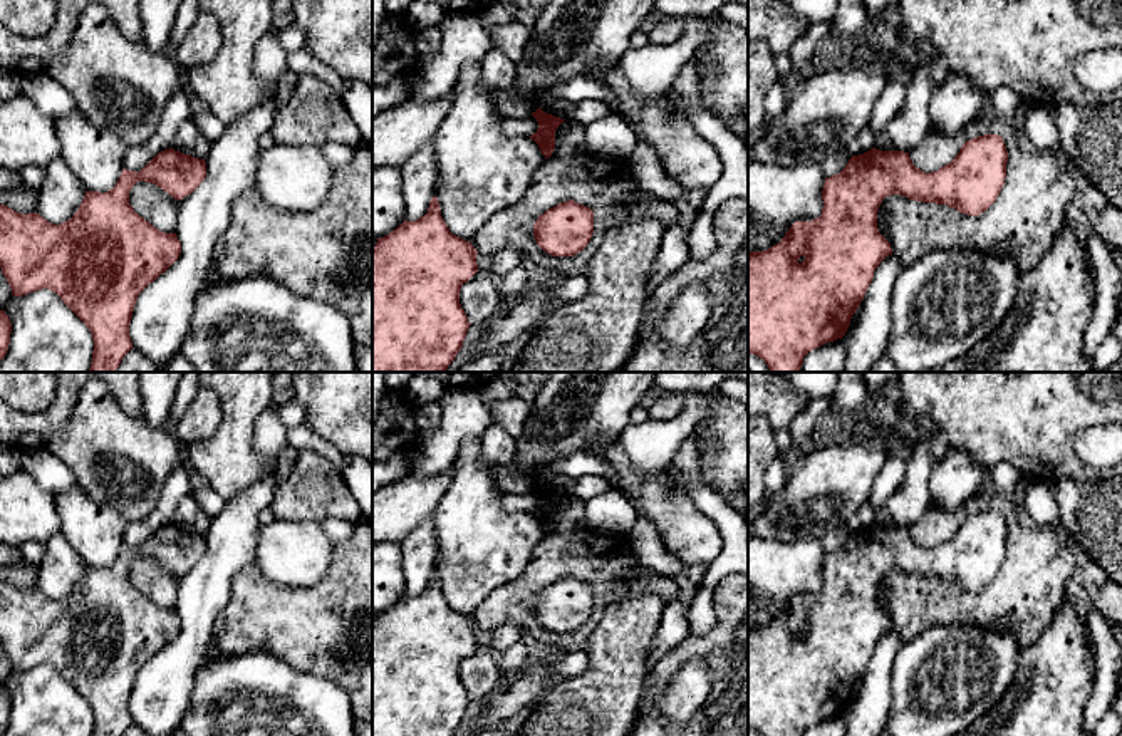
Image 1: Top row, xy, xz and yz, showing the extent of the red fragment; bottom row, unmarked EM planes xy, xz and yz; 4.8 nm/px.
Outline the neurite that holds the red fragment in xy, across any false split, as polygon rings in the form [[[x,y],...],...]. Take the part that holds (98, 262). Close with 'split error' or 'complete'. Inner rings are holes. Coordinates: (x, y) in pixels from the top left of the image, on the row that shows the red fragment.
[[[174,151],[158,153],[141,171],[122,173],[106,193],[86,191],[74,216],[60,225],[39,213],[17,213],[0,205],[0,268],[12,295],[49,288],[86,324],[94,350],[89,372],[116,372],[132,349],[129,324],[138,295],[164,273],[179,257],[176,233],[164,233],[139,216],[129,205],[129,191],[138,181],[159,186],[174,200],[191,194],[206,178],[205,159]]]; complete

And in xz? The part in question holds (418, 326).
[[[436,196],[431,198],[428,213],[416,221],[403,221],[389,235],[377,238],[372,248],[372,372],[444,372],[448,365],[455,360],[456,354],[463,347],[463,340],[470,329],[468,317],[460,303],[461,287],[478,272],[476,248],[471,241],[466,241],[449,231],[446,226],[439,201]]]; complete

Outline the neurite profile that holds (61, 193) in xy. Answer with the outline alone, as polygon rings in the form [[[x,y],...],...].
[[[59,156],[47,163],[45,179],[37,189],[39,215],[49,223],[60,225],[79,210],[86,188]]]

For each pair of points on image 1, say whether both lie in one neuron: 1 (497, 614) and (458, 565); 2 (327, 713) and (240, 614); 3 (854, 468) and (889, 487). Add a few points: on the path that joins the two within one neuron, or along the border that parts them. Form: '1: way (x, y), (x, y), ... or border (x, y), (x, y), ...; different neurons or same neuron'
1: border (519, 577), (495, 589), (470, 616); different neurons
2: border (240, 653), (269, 651), (297, 669), (316, 673); different neurons
3: border (889, 443), (889, 458), (876, 478), (867, 500); different neurons

